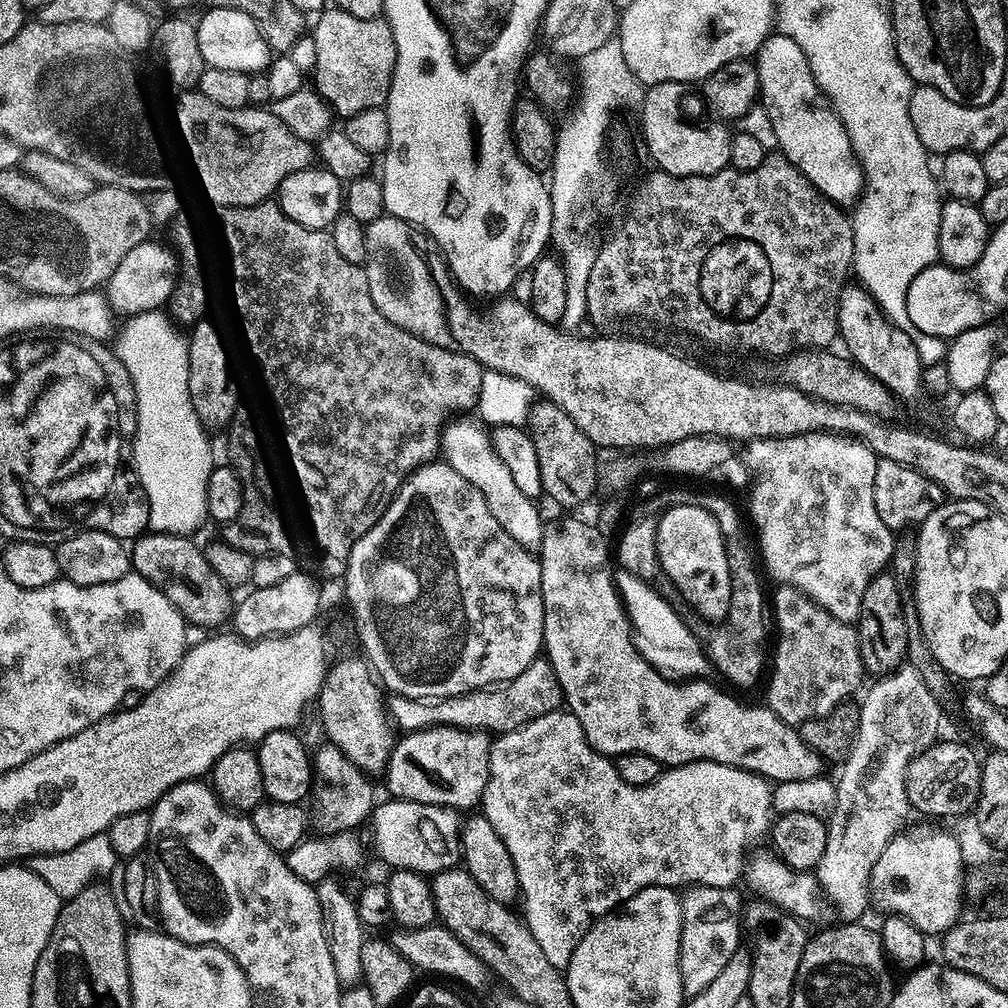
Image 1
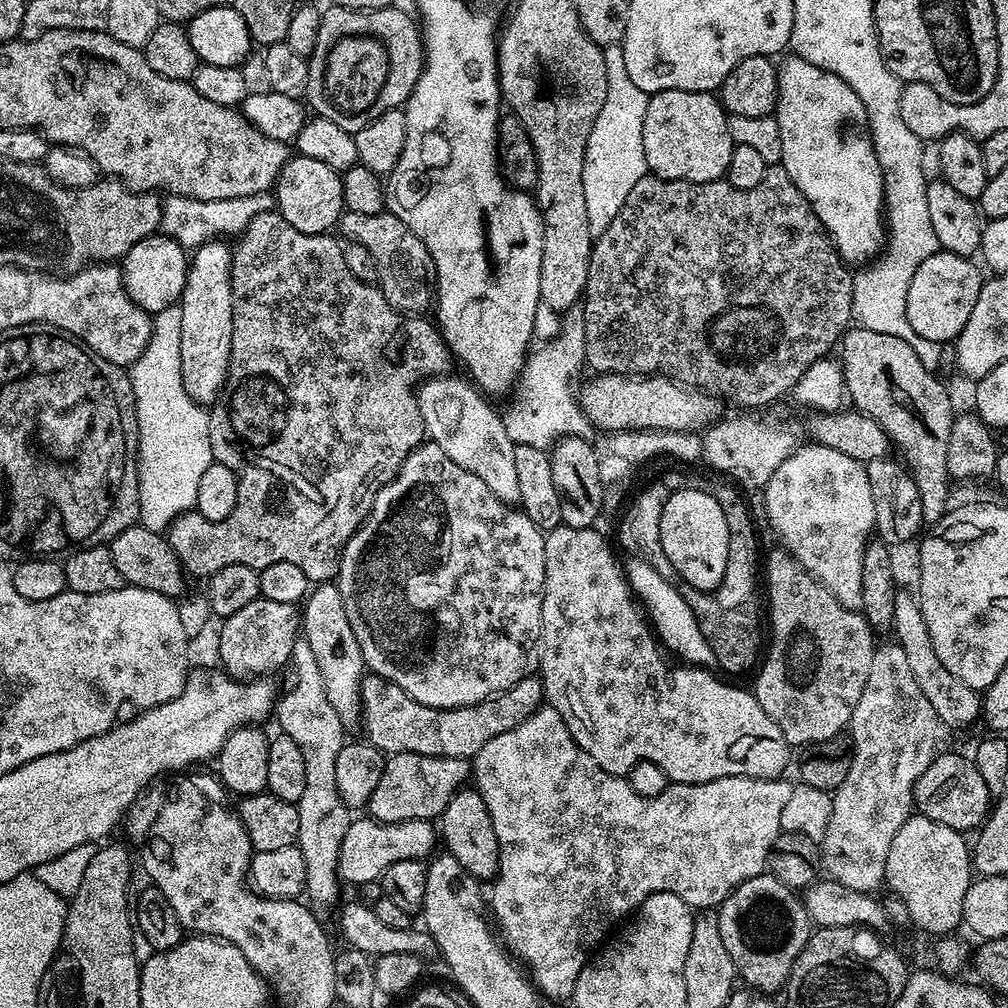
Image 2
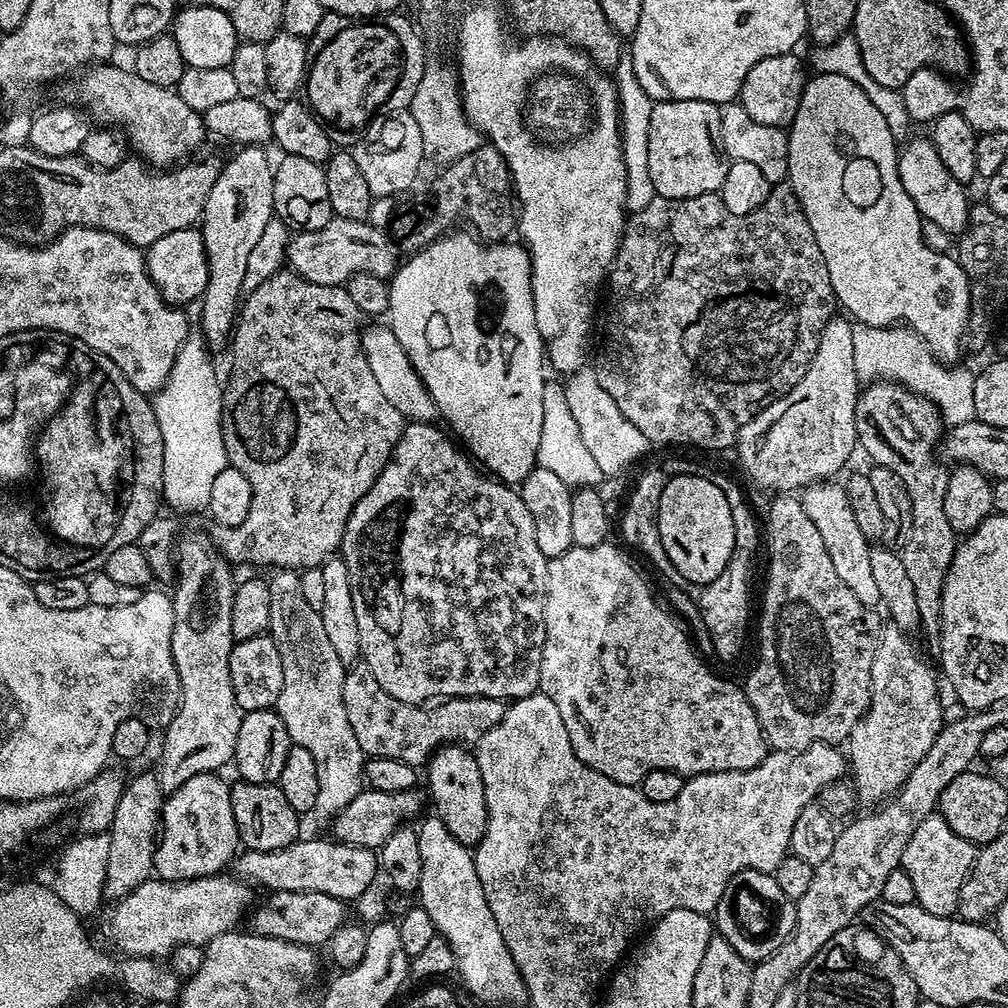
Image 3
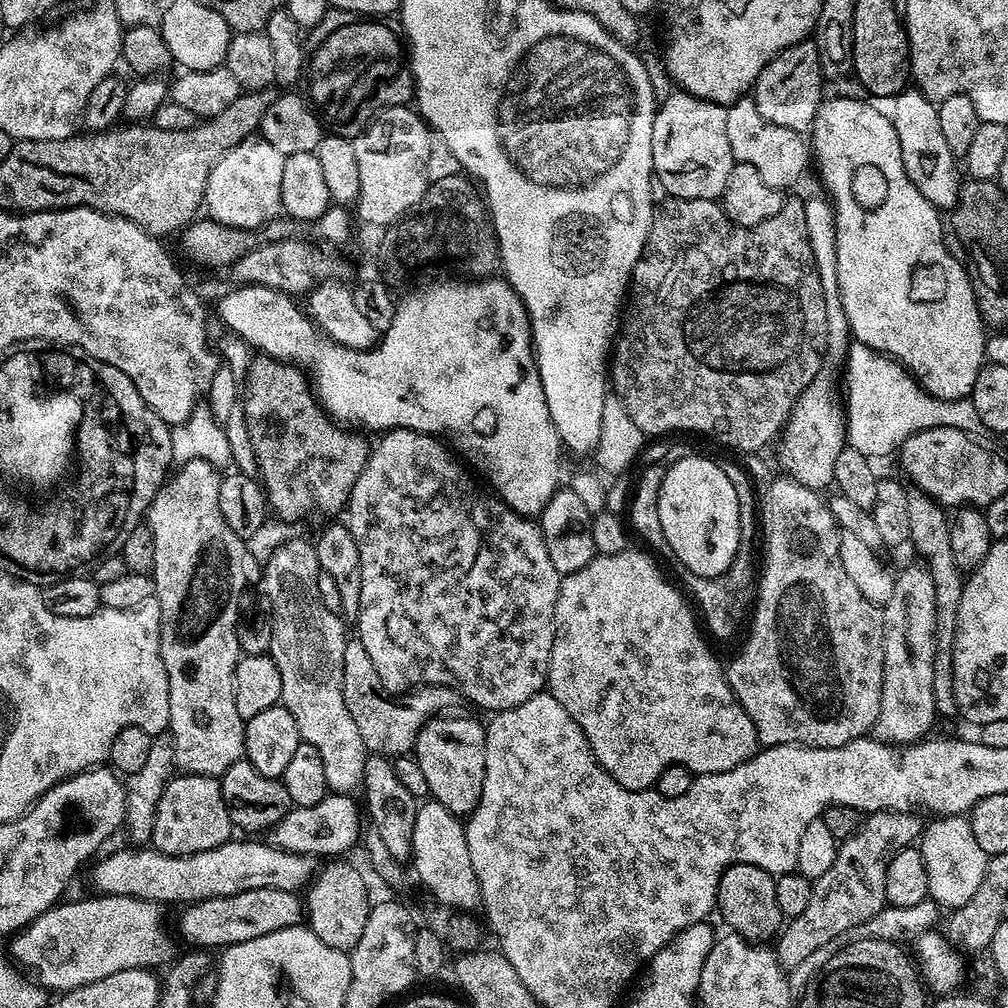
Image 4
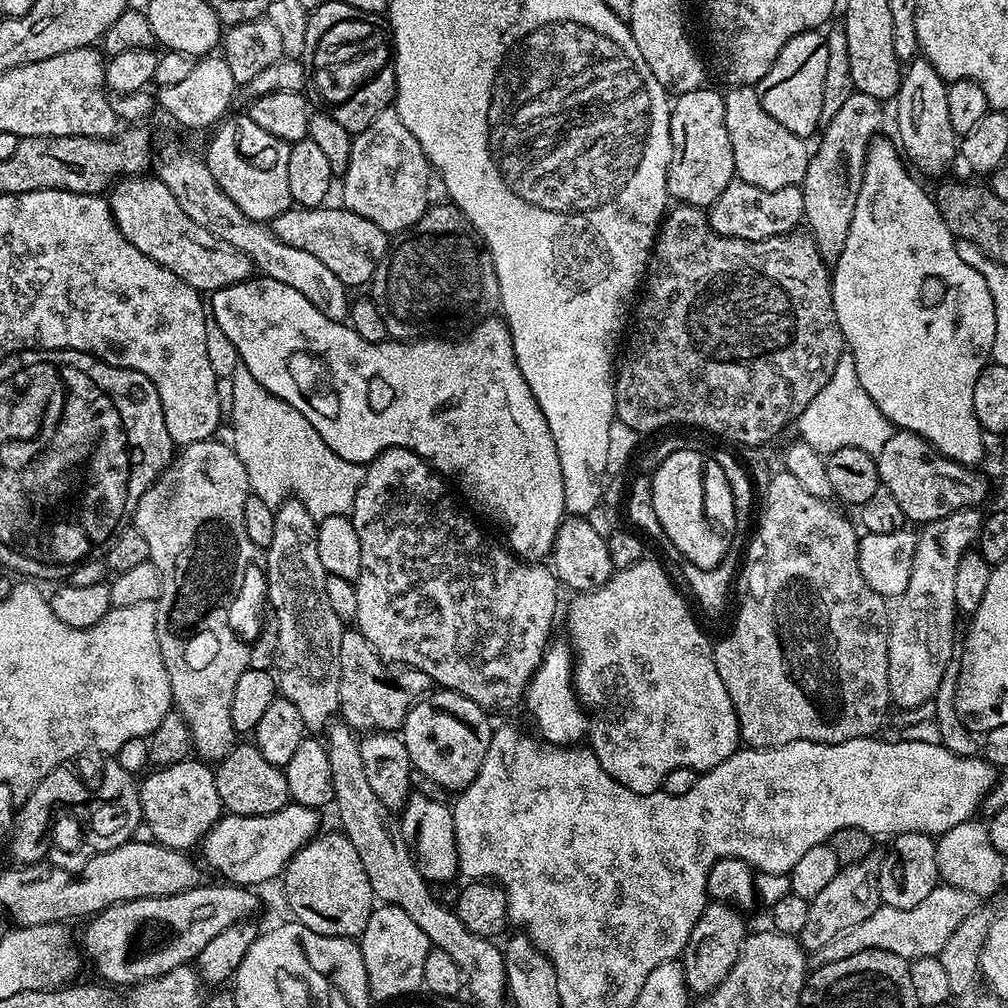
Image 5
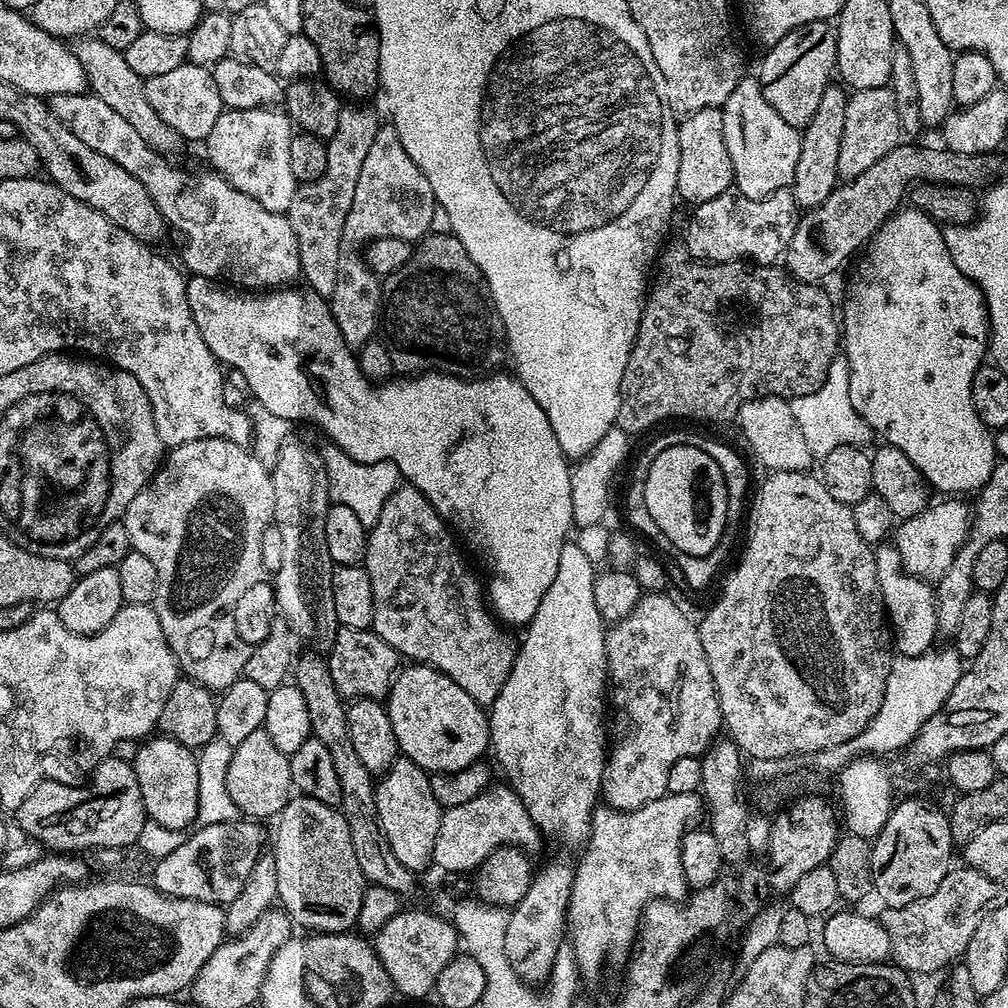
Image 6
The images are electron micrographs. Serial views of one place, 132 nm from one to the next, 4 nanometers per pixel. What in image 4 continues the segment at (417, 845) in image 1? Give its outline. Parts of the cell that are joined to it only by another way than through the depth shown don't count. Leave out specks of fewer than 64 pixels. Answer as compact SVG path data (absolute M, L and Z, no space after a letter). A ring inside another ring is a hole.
M229 838L222 846L189 856L168 856L148 846L139 850L132 846L112 850L105 860L95 861L92 884L97 893L105 896L133 896L139 900L155 900L161 906L187 906L198 900L233 896L259 888L299 893L317 871L317 861L311 856L288 852L268 842L259 844L256 838L236 839Z

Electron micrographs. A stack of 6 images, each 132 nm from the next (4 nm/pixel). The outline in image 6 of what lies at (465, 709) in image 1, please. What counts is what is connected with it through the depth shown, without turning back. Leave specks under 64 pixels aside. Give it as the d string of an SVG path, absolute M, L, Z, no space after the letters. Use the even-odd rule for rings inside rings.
M338 627L328 650L326 661L330 678L340 697L379 701L387 697L392 681L401 667L402 657L380 635L367 628Z

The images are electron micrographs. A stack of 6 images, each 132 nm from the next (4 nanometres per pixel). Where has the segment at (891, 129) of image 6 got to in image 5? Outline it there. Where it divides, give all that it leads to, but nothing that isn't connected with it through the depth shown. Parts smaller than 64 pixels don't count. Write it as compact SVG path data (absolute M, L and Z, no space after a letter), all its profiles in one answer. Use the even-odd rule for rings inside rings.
M853 91L834 118L825 123L818 148L808 159L806 178L800 186L803 190L804 222L825 261L833 261L845 245L864 177L868 147L882 124L882 108L881 101Z

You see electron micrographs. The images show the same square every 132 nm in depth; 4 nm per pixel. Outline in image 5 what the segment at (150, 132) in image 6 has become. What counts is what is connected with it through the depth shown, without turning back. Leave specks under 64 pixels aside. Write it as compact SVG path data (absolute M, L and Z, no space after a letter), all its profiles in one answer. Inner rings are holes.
M164 144L158 148L158 164L160 160L160 172L158 178L178 198L182 210L203 226L210 230L214 238L222 238L222 242L230 242L230 246L238 246L250 259L253 265L263 275L274 278L278 282L286 282L293 290L298 290L308 302L318 306L318 310L331 320L345 321L349 315L350 294L348 287L342 283L338 276L321 260L308 254L304 249L288 246L274 235L267 223L251 220L214 182L214 174L210 174L207 159L195 156L187 152L180 144ZM261 268L261 269L260 269Z

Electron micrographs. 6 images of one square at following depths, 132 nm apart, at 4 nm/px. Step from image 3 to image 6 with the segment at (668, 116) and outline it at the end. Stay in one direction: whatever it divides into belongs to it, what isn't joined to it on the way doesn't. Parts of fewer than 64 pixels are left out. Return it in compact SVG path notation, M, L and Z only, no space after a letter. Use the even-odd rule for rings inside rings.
M703 108L683 117L678 124L678 182L676 194L688 206L710 202L718 194L733 187L732 163L726 154L726 142L722 134L722 111L720 108Z

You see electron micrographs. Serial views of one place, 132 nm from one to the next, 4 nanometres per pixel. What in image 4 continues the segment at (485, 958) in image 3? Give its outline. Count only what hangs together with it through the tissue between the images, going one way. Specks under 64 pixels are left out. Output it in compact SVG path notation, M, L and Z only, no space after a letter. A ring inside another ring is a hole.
M424 802L416 809L414 838L412 839L411 867L416 867L422 883L440 904L449 904L452 910L472 910L480 904L480 887L470 866L470 850L466 846L465 825L461 817L435 802Z

